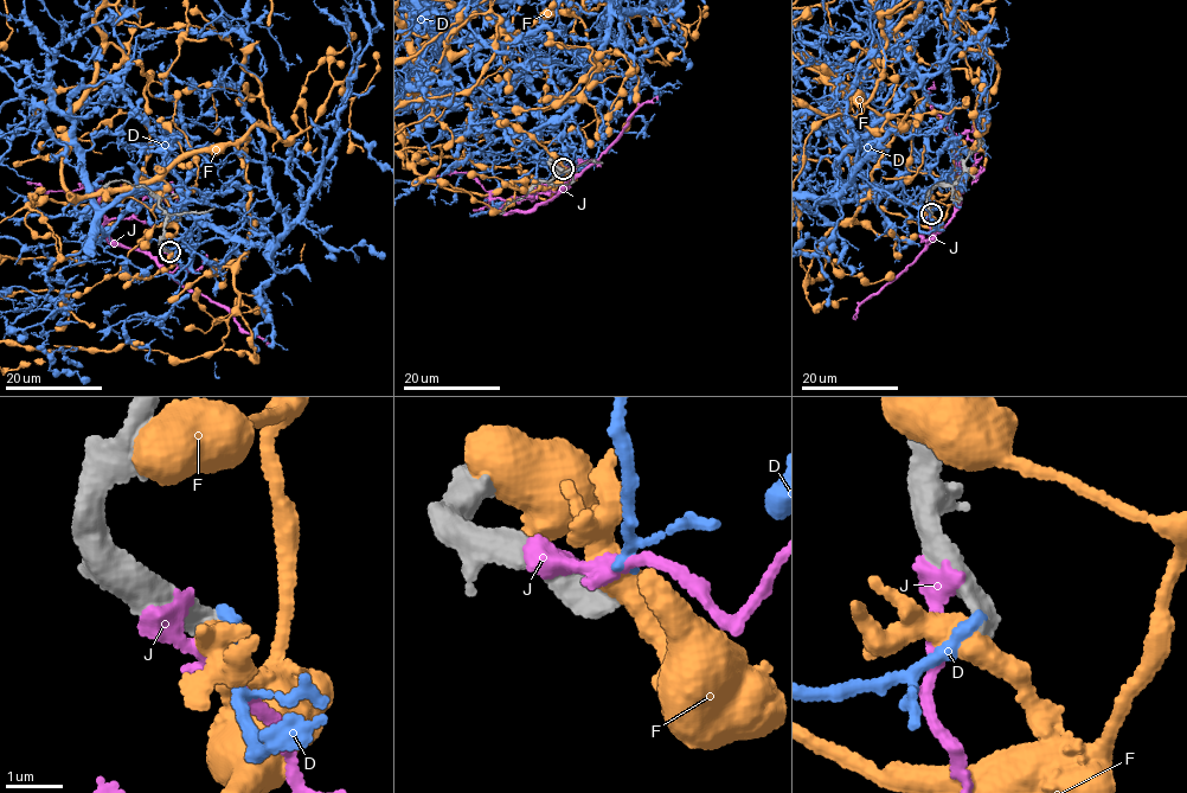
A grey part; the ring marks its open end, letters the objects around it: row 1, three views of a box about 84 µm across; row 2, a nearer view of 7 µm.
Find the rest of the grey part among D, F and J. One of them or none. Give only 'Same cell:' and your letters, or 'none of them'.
Same cell: none of them

